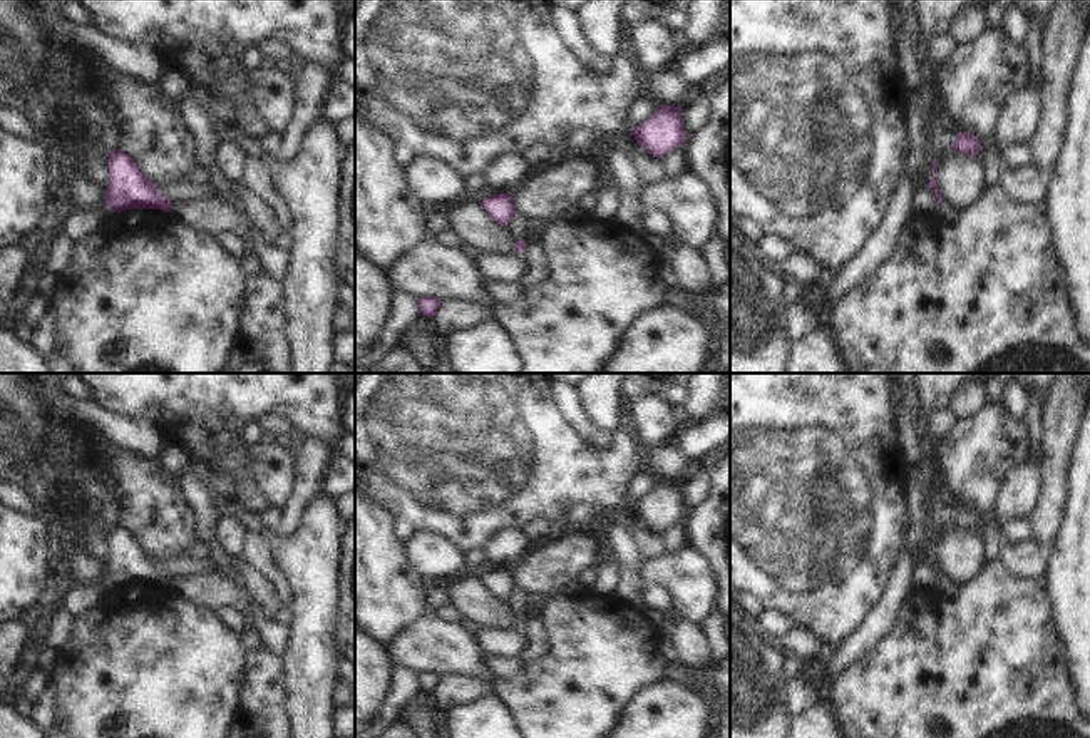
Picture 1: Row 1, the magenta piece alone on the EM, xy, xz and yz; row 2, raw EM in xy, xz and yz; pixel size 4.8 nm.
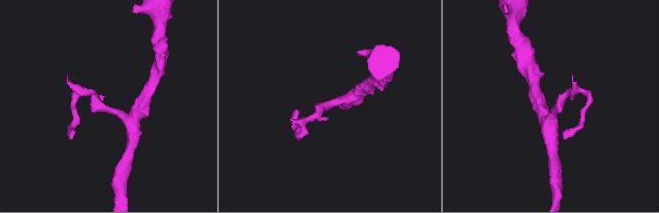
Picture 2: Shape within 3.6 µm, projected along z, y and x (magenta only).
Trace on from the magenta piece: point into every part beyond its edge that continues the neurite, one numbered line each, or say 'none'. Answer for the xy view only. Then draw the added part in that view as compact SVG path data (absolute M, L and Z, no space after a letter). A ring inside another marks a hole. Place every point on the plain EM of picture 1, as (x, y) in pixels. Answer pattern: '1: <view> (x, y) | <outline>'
1: xy (81, 598) | M111 582L100 589L75 584L65 596L65 611L77 619L99 604L104 594L112 587L114 586Z

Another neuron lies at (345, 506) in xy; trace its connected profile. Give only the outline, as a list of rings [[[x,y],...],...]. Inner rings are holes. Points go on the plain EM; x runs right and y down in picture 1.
[[[355,490],[345,494],[337,500],[337,512],[342,520],[350,522],[355,519]]]

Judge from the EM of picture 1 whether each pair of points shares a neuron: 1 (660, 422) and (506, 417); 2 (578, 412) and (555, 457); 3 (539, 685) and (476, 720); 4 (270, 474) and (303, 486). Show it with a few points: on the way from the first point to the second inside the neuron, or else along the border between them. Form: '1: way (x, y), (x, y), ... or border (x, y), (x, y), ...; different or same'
1: border (630, 429), (640, 442); different
2: border (553, 390), (553, 397), (565, 417), (600, 450); different
3: border (489, 691), (514, 720); different
4: border (297, 457), (297, 487), (292, 499), (282, 509); different

